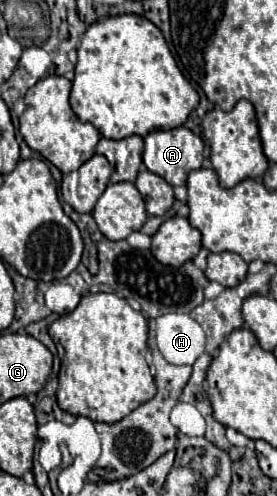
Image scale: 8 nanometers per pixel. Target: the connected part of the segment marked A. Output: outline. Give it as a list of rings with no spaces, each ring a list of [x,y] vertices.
[[[179,126],[173,130],[157,130],[145,136],[143,164],[147,166],[149,172],[165,178],[171,186],[185,186],[187,174],[191,170],[201,168],[201,162],[203,162],[203,140],[185,126]]]

